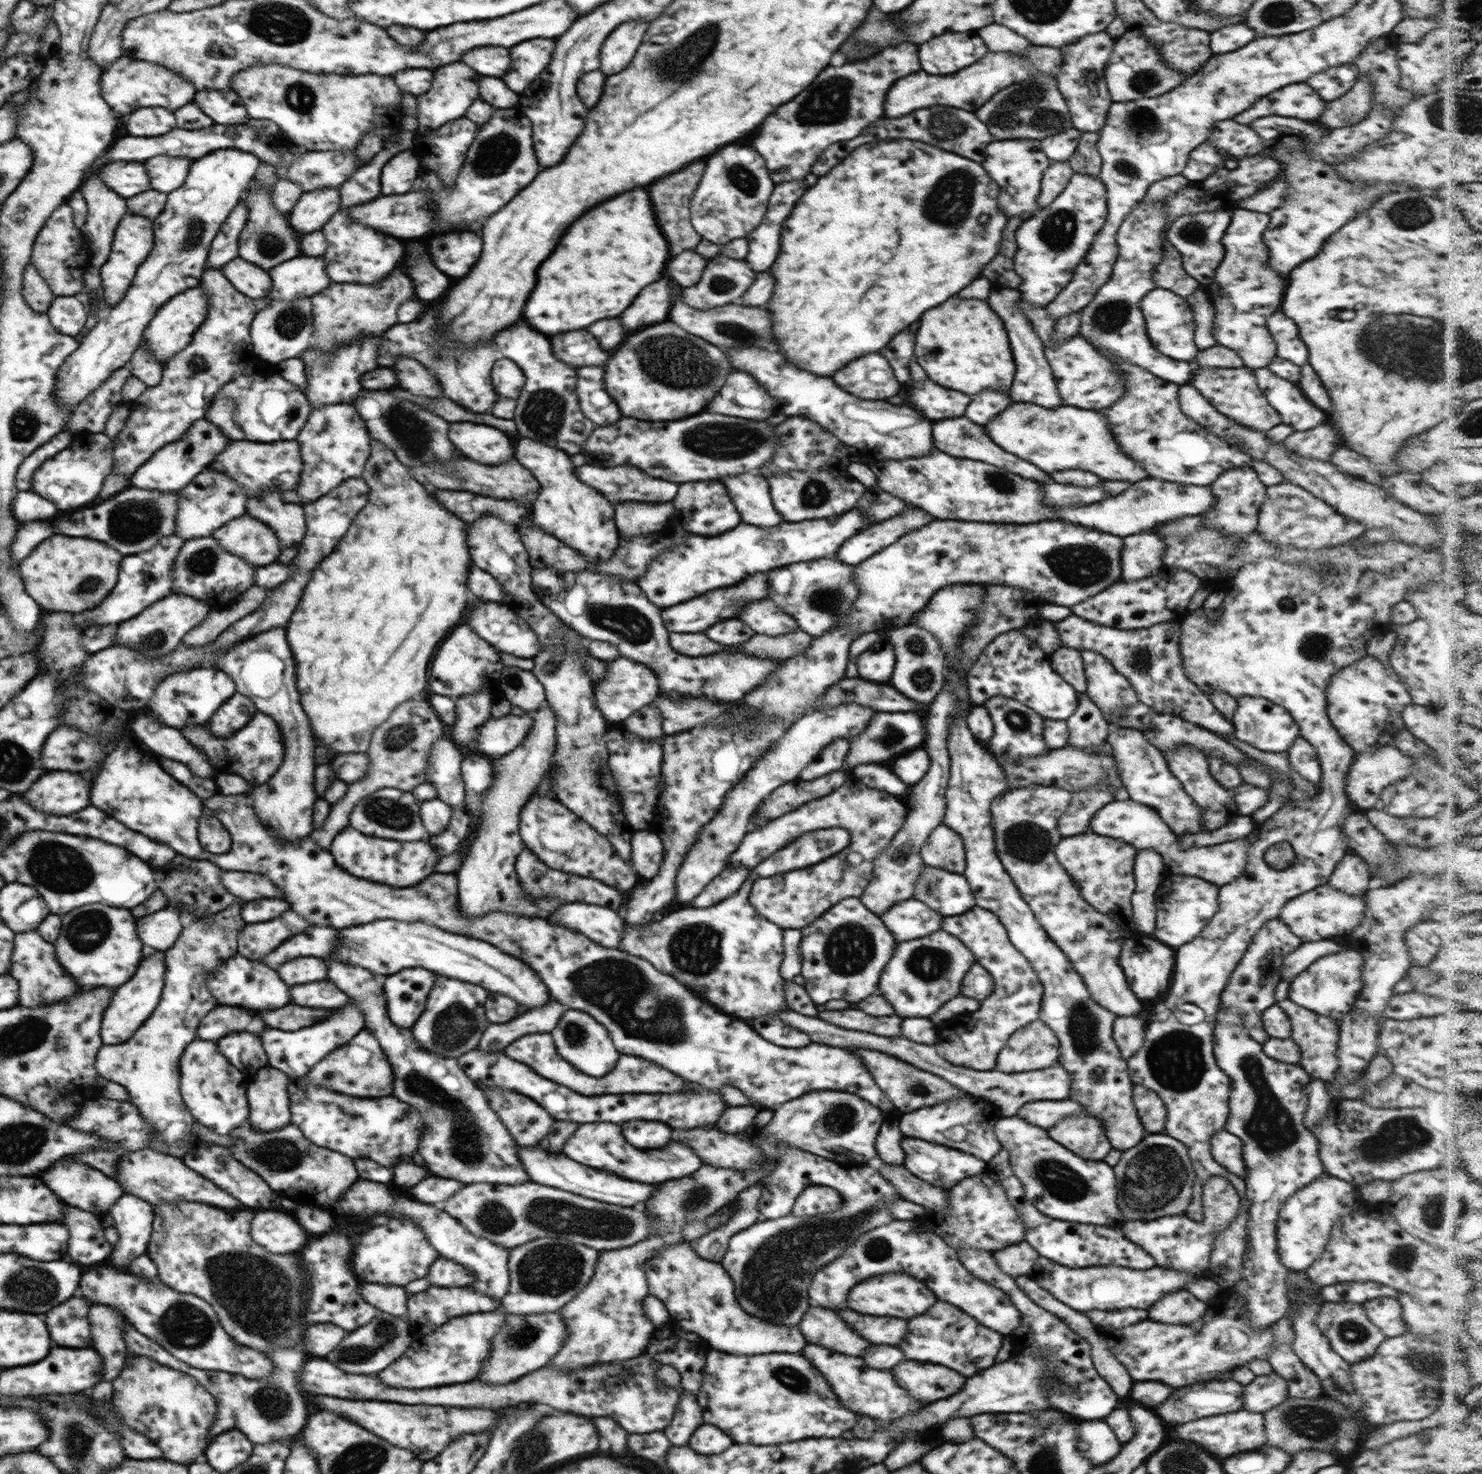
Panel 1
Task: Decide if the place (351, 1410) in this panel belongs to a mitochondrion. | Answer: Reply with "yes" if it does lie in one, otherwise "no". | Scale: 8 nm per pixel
no

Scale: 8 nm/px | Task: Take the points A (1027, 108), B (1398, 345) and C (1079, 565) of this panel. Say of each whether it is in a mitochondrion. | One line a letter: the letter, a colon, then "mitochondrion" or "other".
A: mitochondrion
B: mitochondrion
C: mitochondrion

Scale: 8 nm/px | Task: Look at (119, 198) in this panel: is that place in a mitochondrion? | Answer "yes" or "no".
no

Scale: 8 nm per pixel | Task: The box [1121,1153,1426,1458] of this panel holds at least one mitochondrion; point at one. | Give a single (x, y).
(1311, 1422)

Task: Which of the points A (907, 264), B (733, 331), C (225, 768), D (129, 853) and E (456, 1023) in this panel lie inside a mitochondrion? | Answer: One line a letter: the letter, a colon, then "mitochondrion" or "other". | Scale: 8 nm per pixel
A: other
B: mitochondrion
C: other
D: other
E: mitochondrion

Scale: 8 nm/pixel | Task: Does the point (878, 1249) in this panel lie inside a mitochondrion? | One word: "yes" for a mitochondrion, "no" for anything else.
yes

